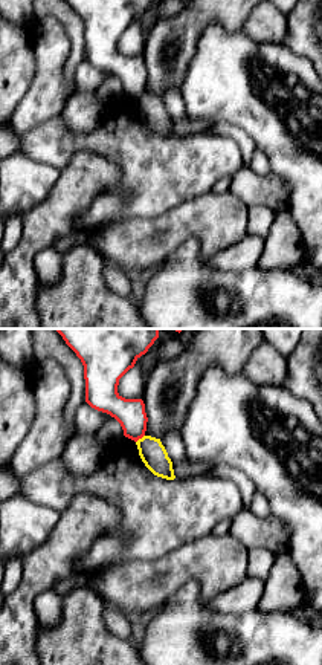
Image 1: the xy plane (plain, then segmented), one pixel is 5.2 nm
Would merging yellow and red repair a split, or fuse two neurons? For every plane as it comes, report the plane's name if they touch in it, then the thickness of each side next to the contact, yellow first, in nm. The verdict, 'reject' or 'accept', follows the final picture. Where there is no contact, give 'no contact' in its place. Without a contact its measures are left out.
xy | 140/160 nm

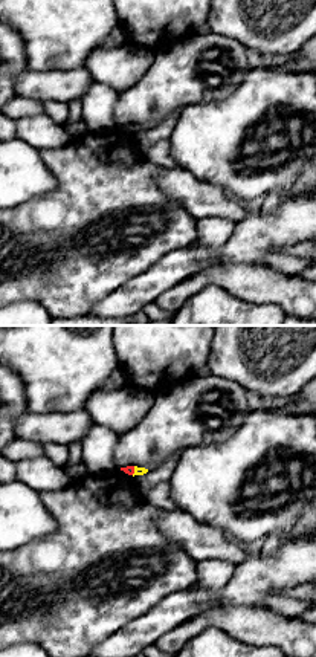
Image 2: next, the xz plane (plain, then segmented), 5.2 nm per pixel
xz | 50/50 nm

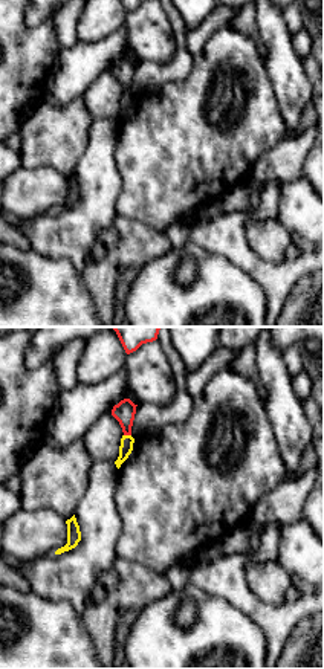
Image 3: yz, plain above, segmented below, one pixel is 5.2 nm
yz | 70/110 nm

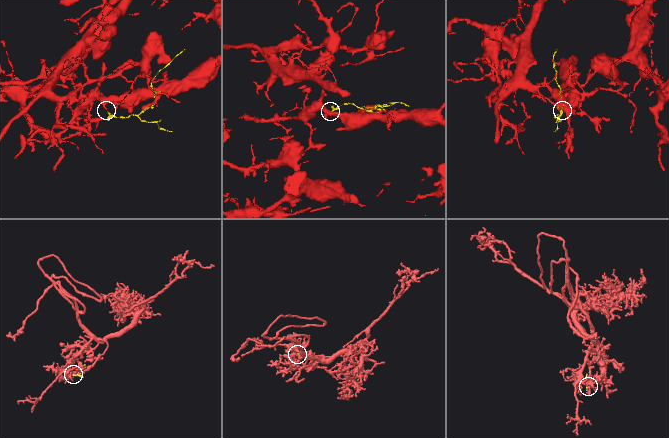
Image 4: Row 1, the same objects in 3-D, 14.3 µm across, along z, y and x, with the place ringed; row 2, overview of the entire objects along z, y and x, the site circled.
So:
reject

